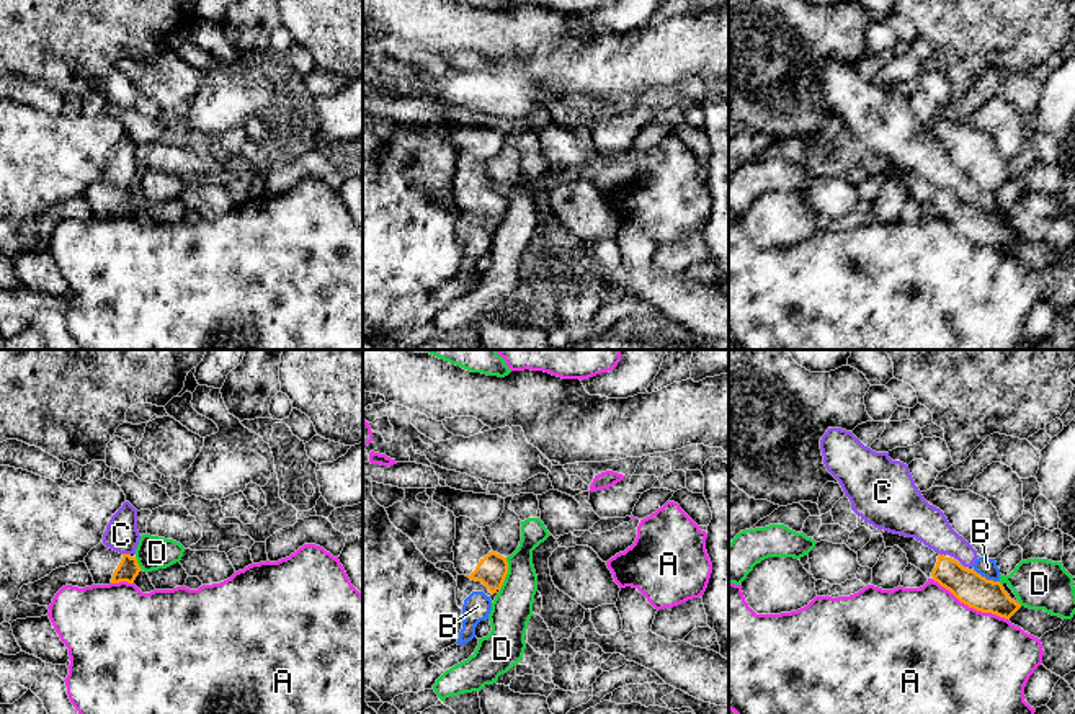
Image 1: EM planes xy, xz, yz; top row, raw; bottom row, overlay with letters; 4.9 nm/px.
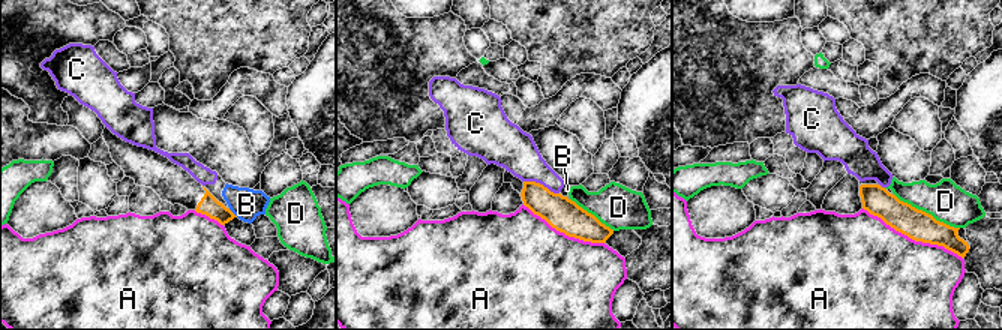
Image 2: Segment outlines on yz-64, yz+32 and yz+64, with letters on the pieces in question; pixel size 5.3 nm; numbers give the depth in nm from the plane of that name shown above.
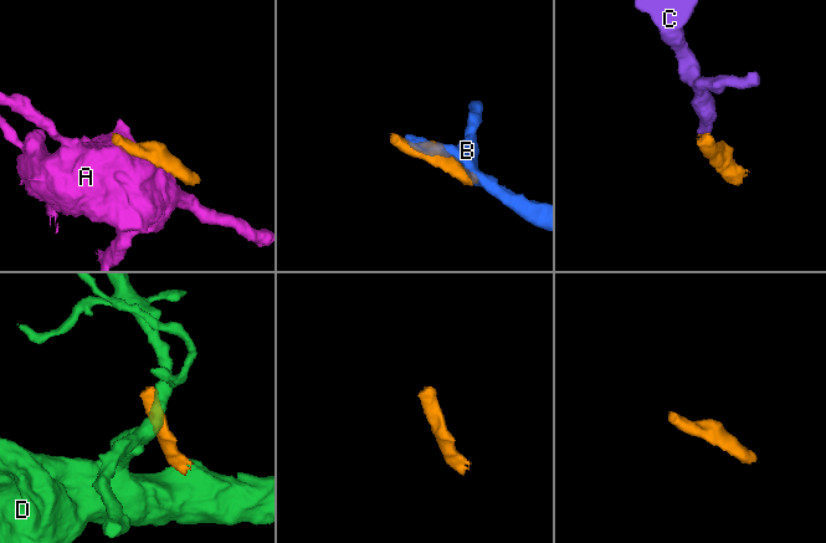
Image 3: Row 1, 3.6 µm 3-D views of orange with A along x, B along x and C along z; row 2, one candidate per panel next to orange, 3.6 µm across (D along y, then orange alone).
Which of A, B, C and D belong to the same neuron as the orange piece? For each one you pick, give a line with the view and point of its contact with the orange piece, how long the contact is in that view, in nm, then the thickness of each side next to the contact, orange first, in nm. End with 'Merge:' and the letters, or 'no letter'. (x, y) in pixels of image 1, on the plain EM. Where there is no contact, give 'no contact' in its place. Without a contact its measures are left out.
Merge: no letter

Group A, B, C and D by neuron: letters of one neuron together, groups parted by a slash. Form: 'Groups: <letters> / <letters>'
Groups: A / B C / D

